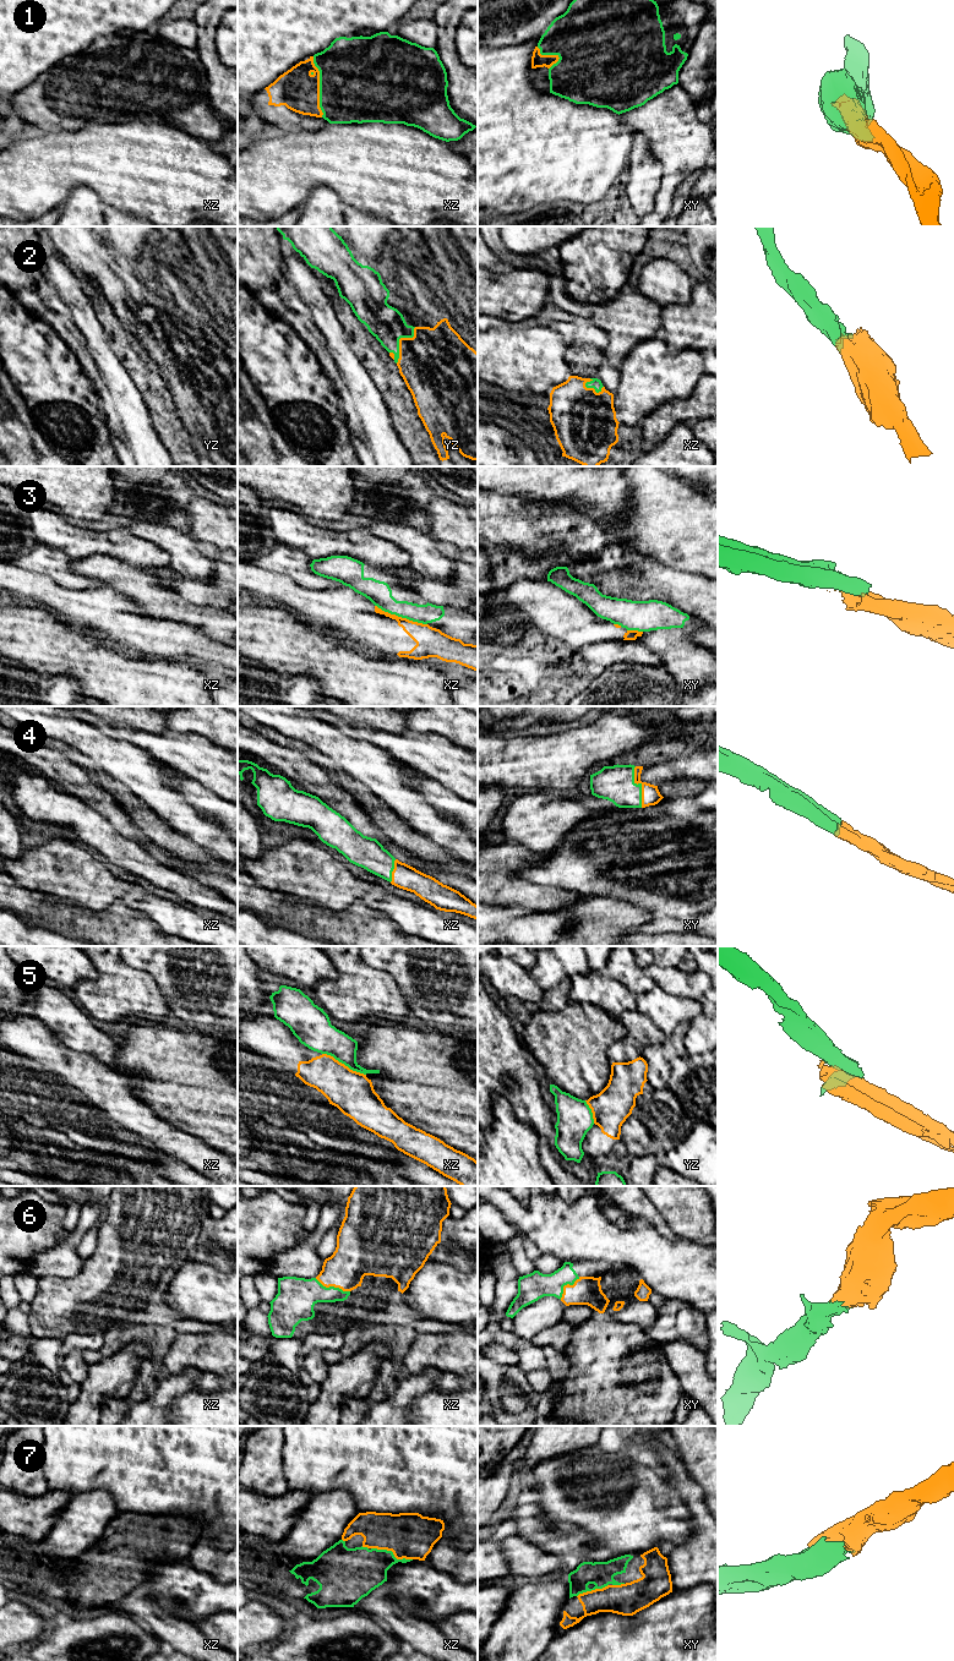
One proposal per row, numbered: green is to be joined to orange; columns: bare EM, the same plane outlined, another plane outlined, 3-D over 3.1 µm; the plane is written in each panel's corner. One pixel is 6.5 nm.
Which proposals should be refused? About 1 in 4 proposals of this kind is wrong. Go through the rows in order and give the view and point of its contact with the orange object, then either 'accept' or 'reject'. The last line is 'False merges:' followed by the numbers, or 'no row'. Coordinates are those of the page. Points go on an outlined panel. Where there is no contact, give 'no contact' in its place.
1: xz (319, 87) | accept
2: yz (399, 340) | accept
3: xz (401, 617) | reject
4: xy (642, 786) | accept
5: xz (343, 1064) | reject
6: xz (332, 1285) | accept
7: xz (392, 1551) | accept
False merges: 3, 5

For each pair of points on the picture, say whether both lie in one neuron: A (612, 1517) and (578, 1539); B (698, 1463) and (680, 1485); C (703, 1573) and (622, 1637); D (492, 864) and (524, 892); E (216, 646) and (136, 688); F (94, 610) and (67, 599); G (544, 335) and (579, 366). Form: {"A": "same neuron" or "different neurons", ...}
{"A": "different neurons", "B": "different neurons", "C": "different neurons", "D": "same neuron", "E": "different neurons", "F": "same neuron", "G": "different neurons"}

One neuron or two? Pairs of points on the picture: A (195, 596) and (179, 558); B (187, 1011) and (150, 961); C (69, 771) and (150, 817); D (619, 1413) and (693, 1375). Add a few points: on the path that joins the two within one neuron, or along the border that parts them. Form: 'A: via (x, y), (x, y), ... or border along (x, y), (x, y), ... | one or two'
A: border along (169, 566), (195, 578), (208, 578), (214, 569) | two
B: via (187, 999), (162, 973) | one
C: border along (92, 781), (108, 791), (134, 820) | two
D: border along (665, 1358), (680, 1383) | two

